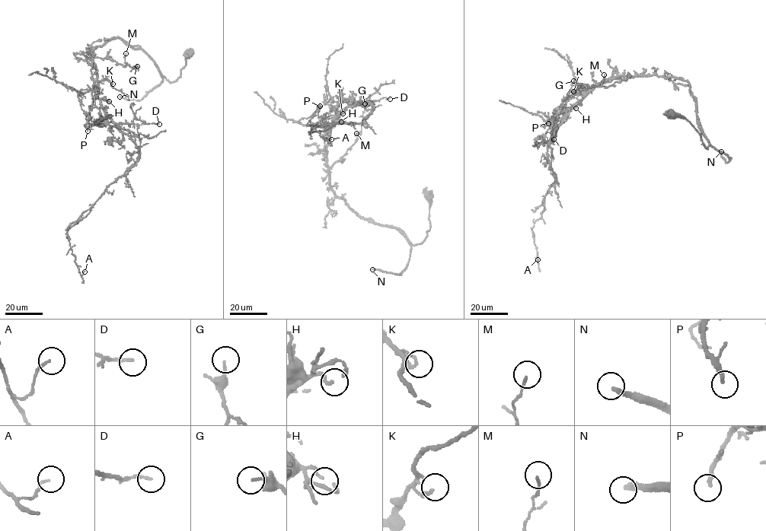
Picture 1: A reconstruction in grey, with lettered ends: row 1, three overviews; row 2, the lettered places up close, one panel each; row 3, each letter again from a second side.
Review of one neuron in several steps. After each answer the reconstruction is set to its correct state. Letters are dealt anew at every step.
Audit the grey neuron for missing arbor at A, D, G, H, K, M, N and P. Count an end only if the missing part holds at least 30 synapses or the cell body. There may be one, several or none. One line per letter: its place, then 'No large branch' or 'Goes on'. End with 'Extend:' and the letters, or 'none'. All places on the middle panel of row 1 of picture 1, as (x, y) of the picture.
A: Place: (331, 139). No large branch
D: Place: (390, 99). No large branch
G: Place: (365, 103). No large branch
H: Place: (341, 122). No large branch
K: Place: (343, 113). No large branch
M: Place: (356, 133). No large branch
N: Place: (372, 269). Goes on
P: Place: (320, 106). No large branch
Extend: N

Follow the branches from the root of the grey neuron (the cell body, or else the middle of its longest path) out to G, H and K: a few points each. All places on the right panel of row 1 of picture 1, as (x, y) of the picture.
G: (671, 114), (690, 122), (707, 148), (709, 141), (687, 81), (635, 76), (595, 87), (573, 81)
H: (671, 114), (690, 122), (707, 148), (709, 141), (687, 81), (655, 74), (616, 76), (595, 85), (576, 108)
K: (671, 114), (690, 122), (707, 148), (687, 81), (616, 76), (573, 91)

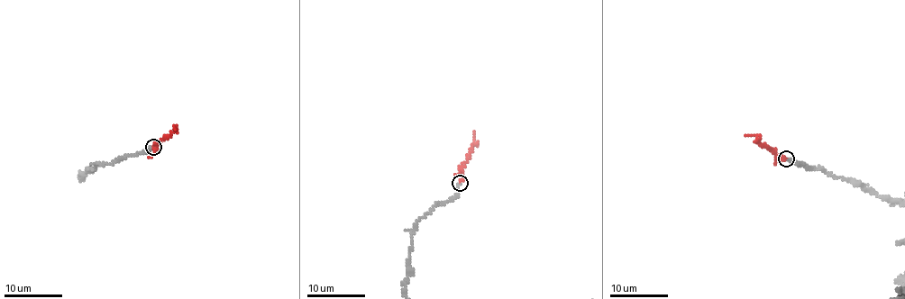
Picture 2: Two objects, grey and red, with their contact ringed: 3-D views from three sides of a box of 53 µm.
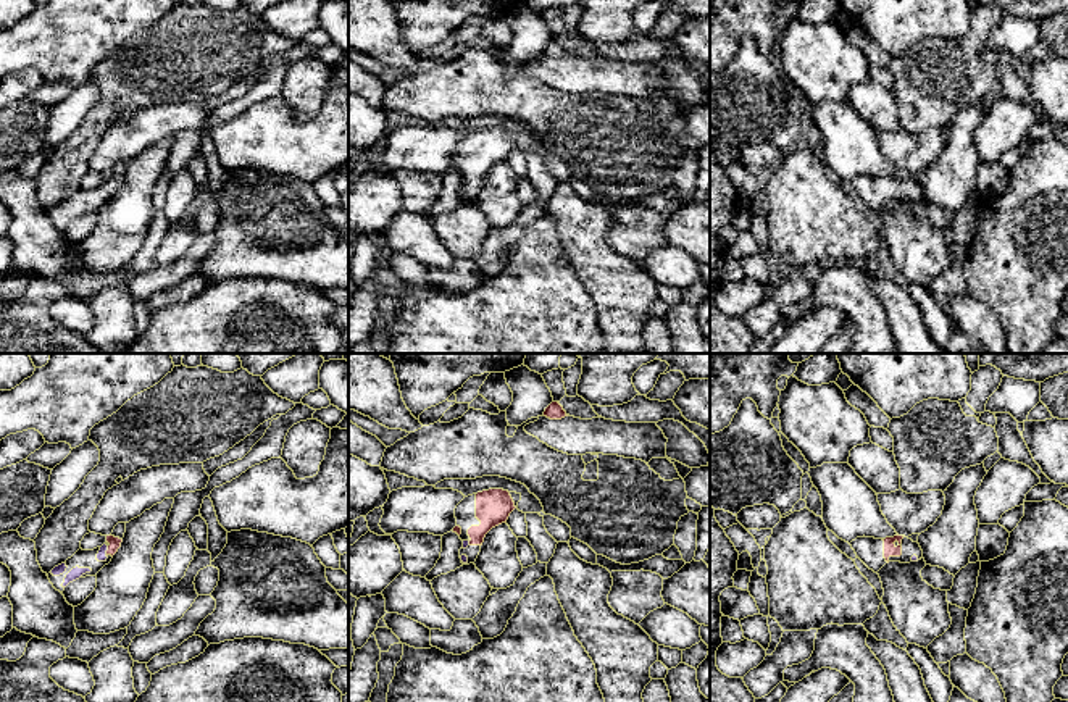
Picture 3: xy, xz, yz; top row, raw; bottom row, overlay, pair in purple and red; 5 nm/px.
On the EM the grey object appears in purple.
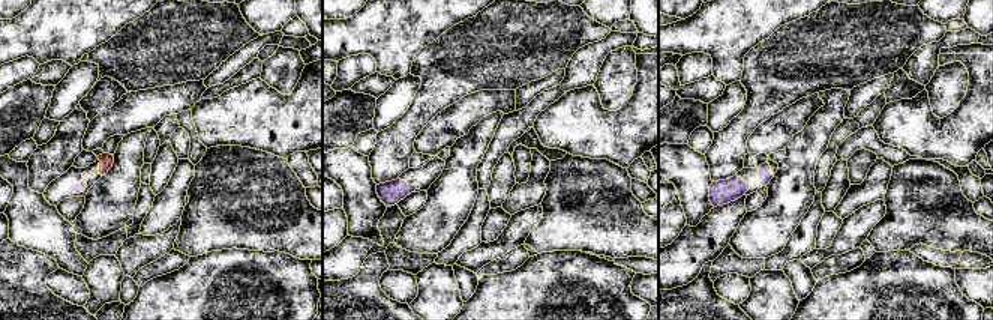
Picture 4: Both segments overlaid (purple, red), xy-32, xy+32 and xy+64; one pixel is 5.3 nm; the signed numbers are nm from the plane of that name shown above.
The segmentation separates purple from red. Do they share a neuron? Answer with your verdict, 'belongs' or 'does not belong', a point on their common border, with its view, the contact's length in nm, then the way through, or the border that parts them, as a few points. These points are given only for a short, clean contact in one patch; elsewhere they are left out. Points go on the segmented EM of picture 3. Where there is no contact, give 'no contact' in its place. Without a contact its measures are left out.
belongs; meets purple in xy at (107, 549); contact 50 nm long; runs through xy (102, 554), (107, 549), (115, 543)

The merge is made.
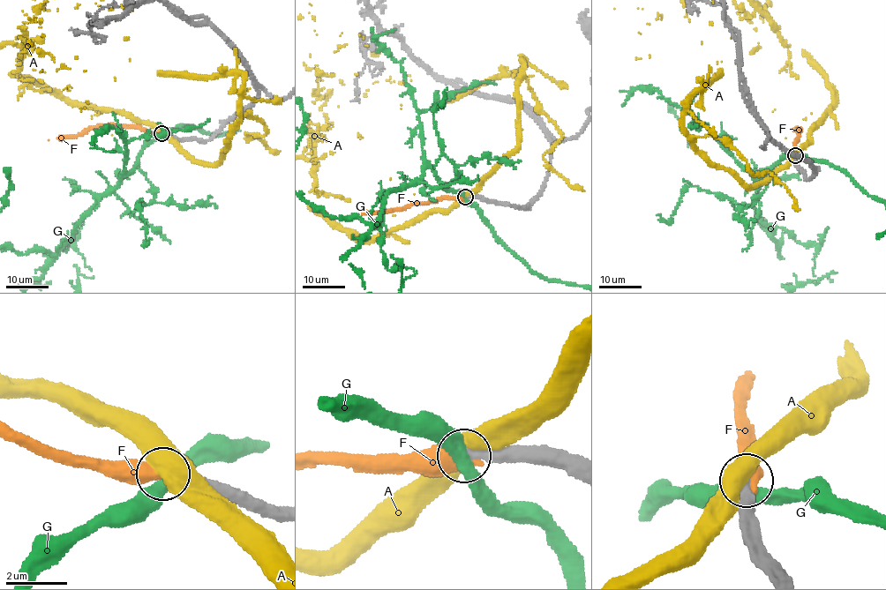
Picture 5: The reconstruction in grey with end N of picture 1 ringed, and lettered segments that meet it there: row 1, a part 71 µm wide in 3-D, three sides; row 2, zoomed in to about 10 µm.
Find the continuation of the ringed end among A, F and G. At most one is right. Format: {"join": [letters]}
{"join": ["F"]}

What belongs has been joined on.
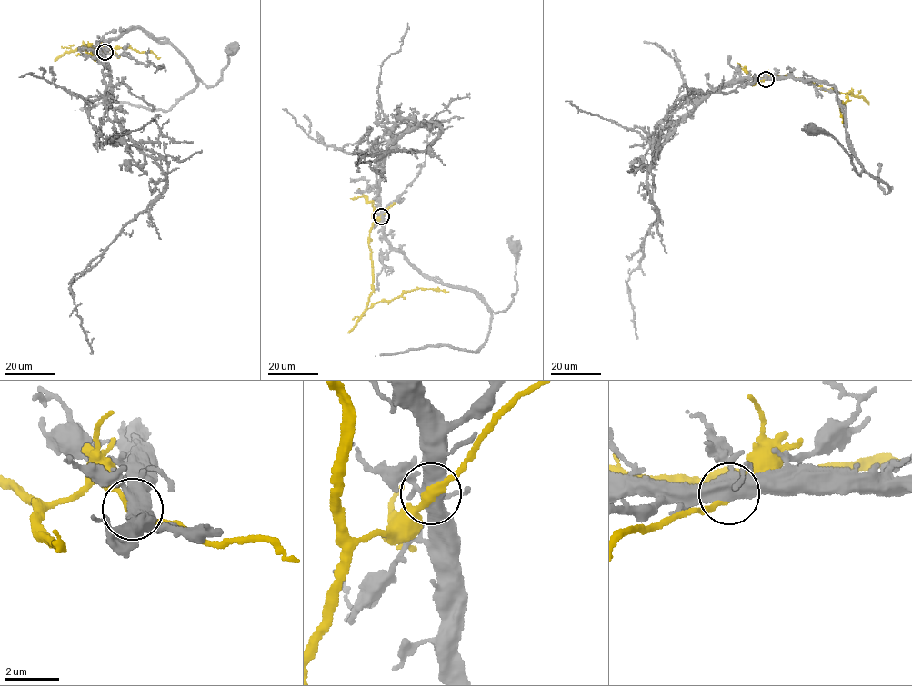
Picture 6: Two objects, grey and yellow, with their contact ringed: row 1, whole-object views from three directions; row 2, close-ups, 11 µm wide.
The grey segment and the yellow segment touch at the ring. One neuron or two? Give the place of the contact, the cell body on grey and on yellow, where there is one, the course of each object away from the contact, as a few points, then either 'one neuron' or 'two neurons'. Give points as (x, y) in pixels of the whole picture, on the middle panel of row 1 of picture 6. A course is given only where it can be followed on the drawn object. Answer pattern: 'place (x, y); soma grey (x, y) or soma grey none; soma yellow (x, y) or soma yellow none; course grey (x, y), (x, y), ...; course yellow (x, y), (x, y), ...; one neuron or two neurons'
place (381, 216); soma grey (514, 246); soma yellow none; course grey (381, 216), (384, 238), (421, 273), (447, 285), (472, 291), (496, 313), (505, 311), (516, 290), (515, 245); course yellow (381, 216), (374, 222), (370, 232), (373, 291), (366, 307), (391, 301), (417, 289), (448, 291); one neuron

